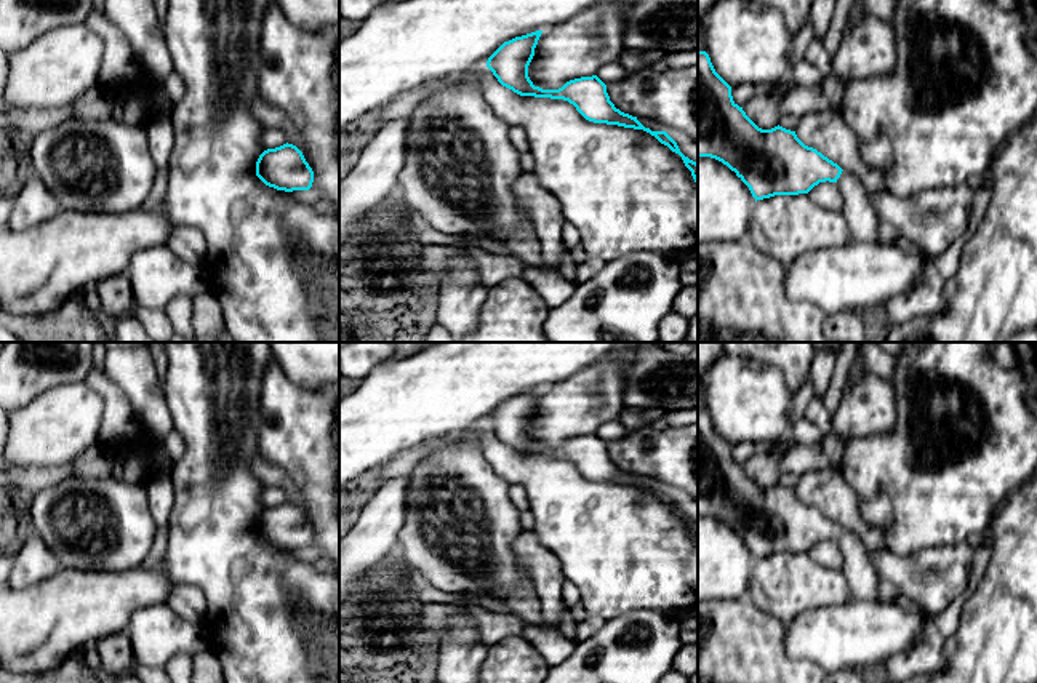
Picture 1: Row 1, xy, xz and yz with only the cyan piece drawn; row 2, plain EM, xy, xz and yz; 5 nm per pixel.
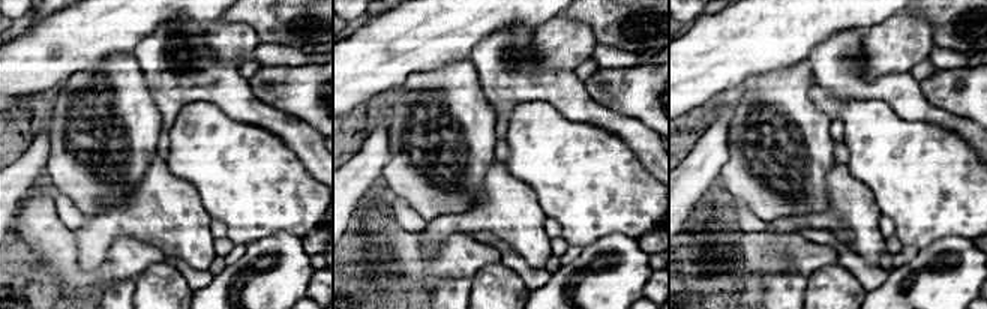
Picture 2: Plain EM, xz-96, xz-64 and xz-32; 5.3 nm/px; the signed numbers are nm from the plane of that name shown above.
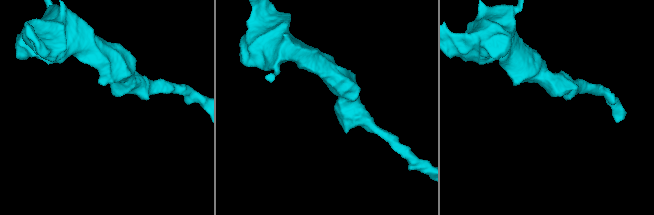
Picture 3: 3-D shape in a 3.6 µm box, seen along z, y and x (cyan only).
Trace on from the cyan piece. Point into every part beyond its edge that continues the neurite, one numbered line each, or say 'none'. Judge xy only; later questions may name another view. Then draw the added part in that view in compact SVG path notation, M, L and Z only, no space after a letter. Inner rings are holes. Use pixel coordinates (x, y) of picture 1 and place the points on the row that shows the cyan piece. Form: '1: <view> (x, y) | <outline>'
none

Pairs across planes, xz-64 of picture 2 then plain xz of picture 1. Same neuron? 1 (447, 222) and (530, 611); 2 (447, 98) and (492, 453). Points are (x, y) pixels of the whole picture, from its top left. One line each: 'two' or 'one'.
1: two
2: two

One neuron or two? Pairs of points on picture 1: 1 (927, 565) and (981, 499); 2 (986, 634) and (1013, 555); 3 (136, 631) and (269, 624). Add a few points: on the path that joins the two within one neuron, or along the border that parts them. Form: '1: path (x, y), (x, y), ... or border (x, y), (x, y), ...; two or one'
1: border (965, 539), (956, 544), (928, 546), (904, 555); two
2: path (1005, 615), (1013, 607), (1013, 575); one
3: border (199, 626), (208, 643); two

